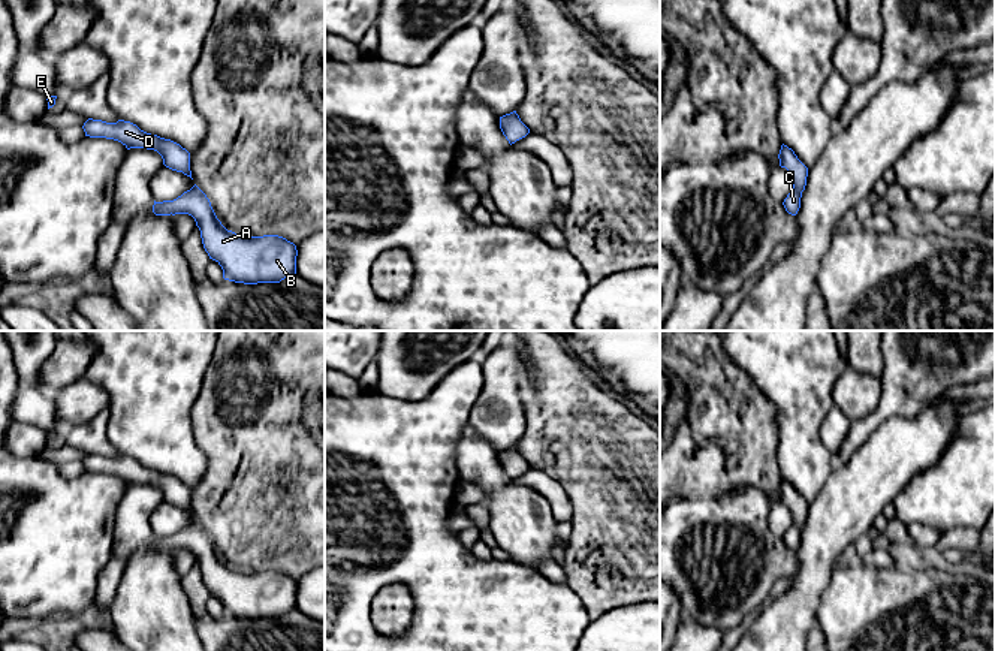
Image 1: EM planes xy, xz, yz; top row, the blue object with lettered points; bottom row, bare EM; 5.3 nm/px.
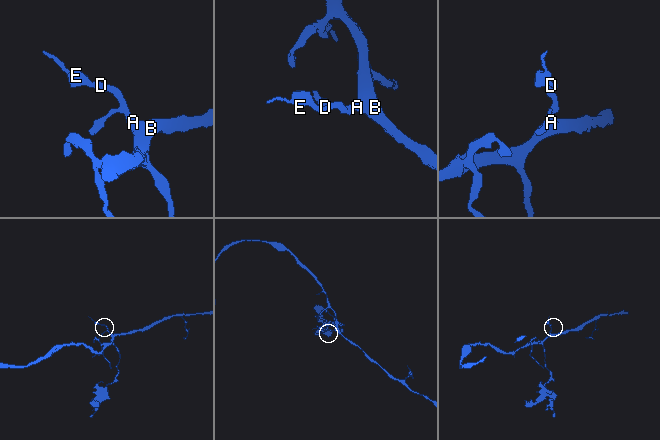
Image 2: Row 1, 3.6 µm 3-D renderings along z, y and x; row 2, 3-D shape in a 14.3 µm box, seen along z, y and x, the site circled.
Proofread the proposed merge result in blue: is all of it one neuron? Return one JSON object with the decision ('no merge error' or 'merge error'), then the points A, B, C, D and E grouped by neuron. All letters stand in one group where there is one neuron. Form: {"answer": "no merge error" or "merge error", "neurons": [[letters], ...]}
{"answer": "no merge error", "neurons": [["A", "B", "C", "D", "E"]]}

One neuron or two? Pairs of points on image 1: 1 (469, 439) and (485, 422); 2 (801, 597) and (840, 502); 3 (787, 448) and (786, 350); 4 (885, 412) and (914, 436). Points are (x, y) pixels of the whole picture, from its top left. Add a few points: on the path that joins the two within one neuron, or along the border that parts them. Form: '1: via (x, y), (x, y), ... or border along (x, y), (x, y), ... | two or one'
1: border along (469, 422), (497, 452) | two
2: via (814, 573), (817, 551), (831, 526) | one
3: via (790, 424), (790, 374) | one
4: border along (925, 404), (910, 418), (888, 418), (865, 440) | two

